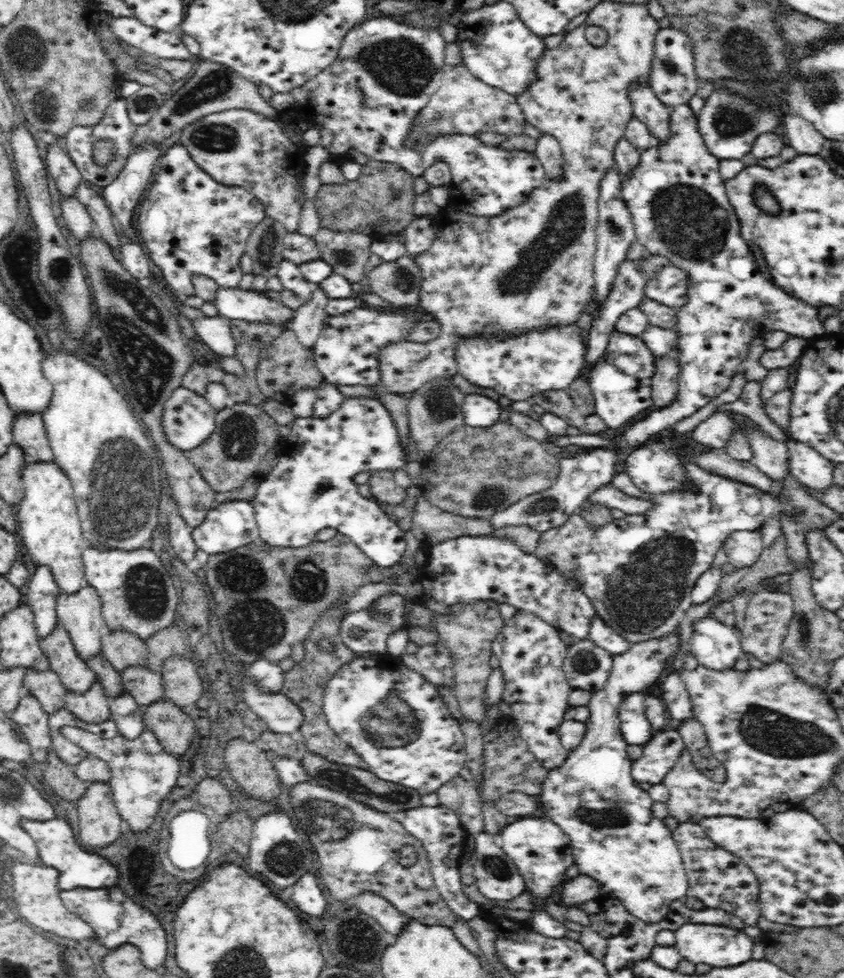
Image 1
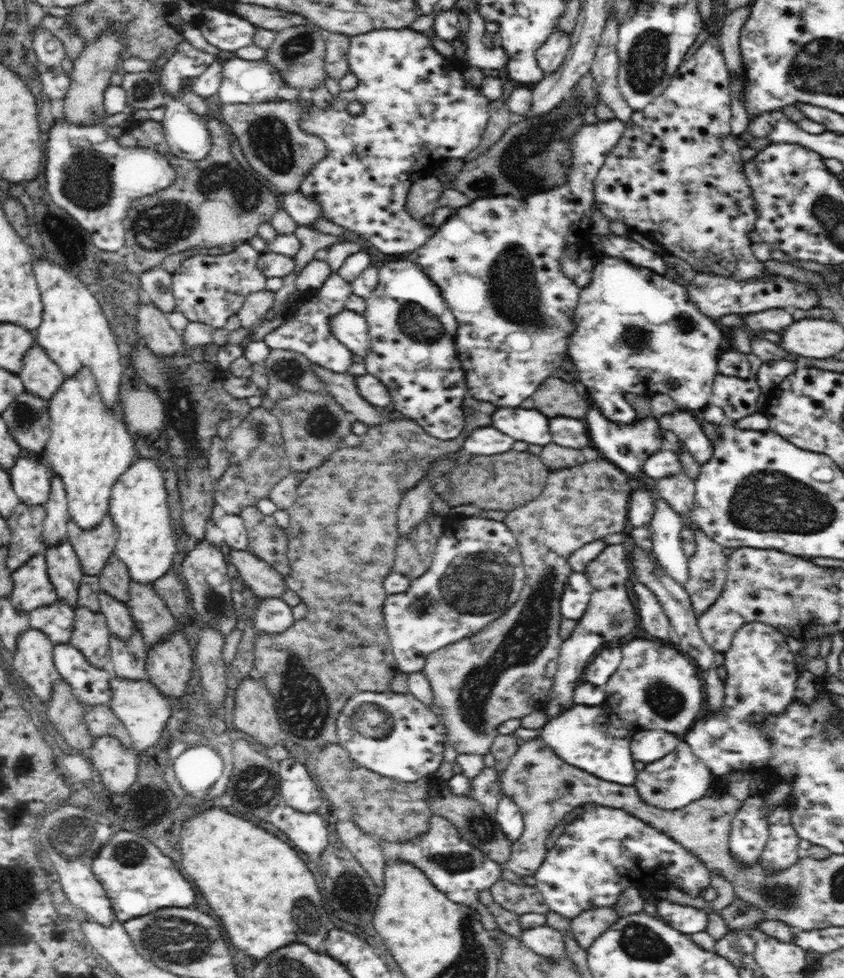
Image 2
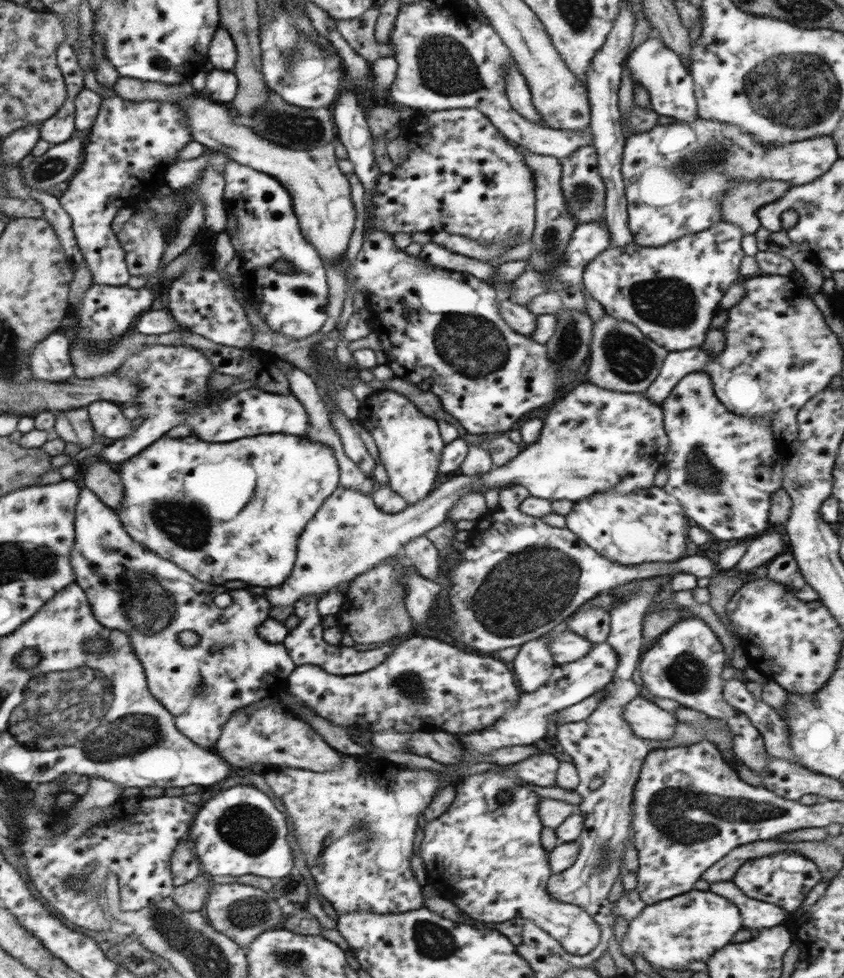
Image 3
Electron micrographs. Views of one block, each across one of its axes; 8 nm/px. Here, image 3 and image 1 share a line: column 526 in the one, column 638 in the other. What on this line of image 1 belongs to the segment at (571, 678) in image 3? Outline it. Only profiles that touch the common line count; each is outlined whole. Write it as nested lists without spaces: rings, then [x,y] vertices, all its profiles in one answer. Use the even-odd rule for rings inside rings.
[[[629,694],[619,707],[620,730],[629,745],[645,745],[655,733],[645,716],[645,696]]]

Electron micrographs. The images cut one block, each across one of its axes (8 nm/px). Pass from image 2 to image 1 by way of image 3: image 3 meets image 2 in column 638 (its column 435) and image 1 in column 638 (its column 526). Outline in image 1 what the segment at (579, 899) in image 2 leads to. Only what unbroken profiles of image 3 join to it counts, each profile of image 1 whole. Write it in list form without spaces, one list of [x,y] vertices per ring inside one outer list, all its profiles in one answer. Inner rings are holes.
[[[668,633],[661,637],[652,637],[652,640],[646,642],[632,643],[630,650],[613,656],[613,668],[606,686],[594,693],[588,704],[590,719],[586,723],[584,738],[576,748],[568,751],[568,758],[558,768],[547,771],[541,792],[536,796],[542,816],[558,824],[569,836],[574,864],[580,869],[580,874],[588,875],[600,883],[600,901],[619,901],[632,916],[648,925],[656,925],[664,920],[671,911],[672,901],[684,900],[687,897],[689,880],[672,830],[663,823],[663,819],[652,814],[654,800],[648,792],[638,788],[638,784],[632,779],[633,760],[628,756],[629,744],[620,730],[619,707],[626,696],[643,693],[662,678],[668,658],[679,650],[679,646],[679,636]]]

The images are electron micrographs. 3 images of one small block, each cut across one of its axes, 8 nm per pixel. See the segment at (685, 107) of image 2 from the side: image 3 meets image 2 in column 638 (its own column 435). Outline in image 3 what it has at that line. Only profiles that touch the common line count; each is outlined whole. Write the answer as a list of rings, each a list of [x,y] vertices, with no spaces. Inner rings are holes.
[[[477,108],[421,110],[408,131],[408,160],[391,174],[380,174],[364,232],[378,229],[388,236],[400,232],[410,235],[420,231],[432,235],[446,232],[468,237],[480,245],[508,243],[508,247],[526,244],[533,238],[536,186],[532,170],[524,164],[523,152],[512,146],[483,112]]]

